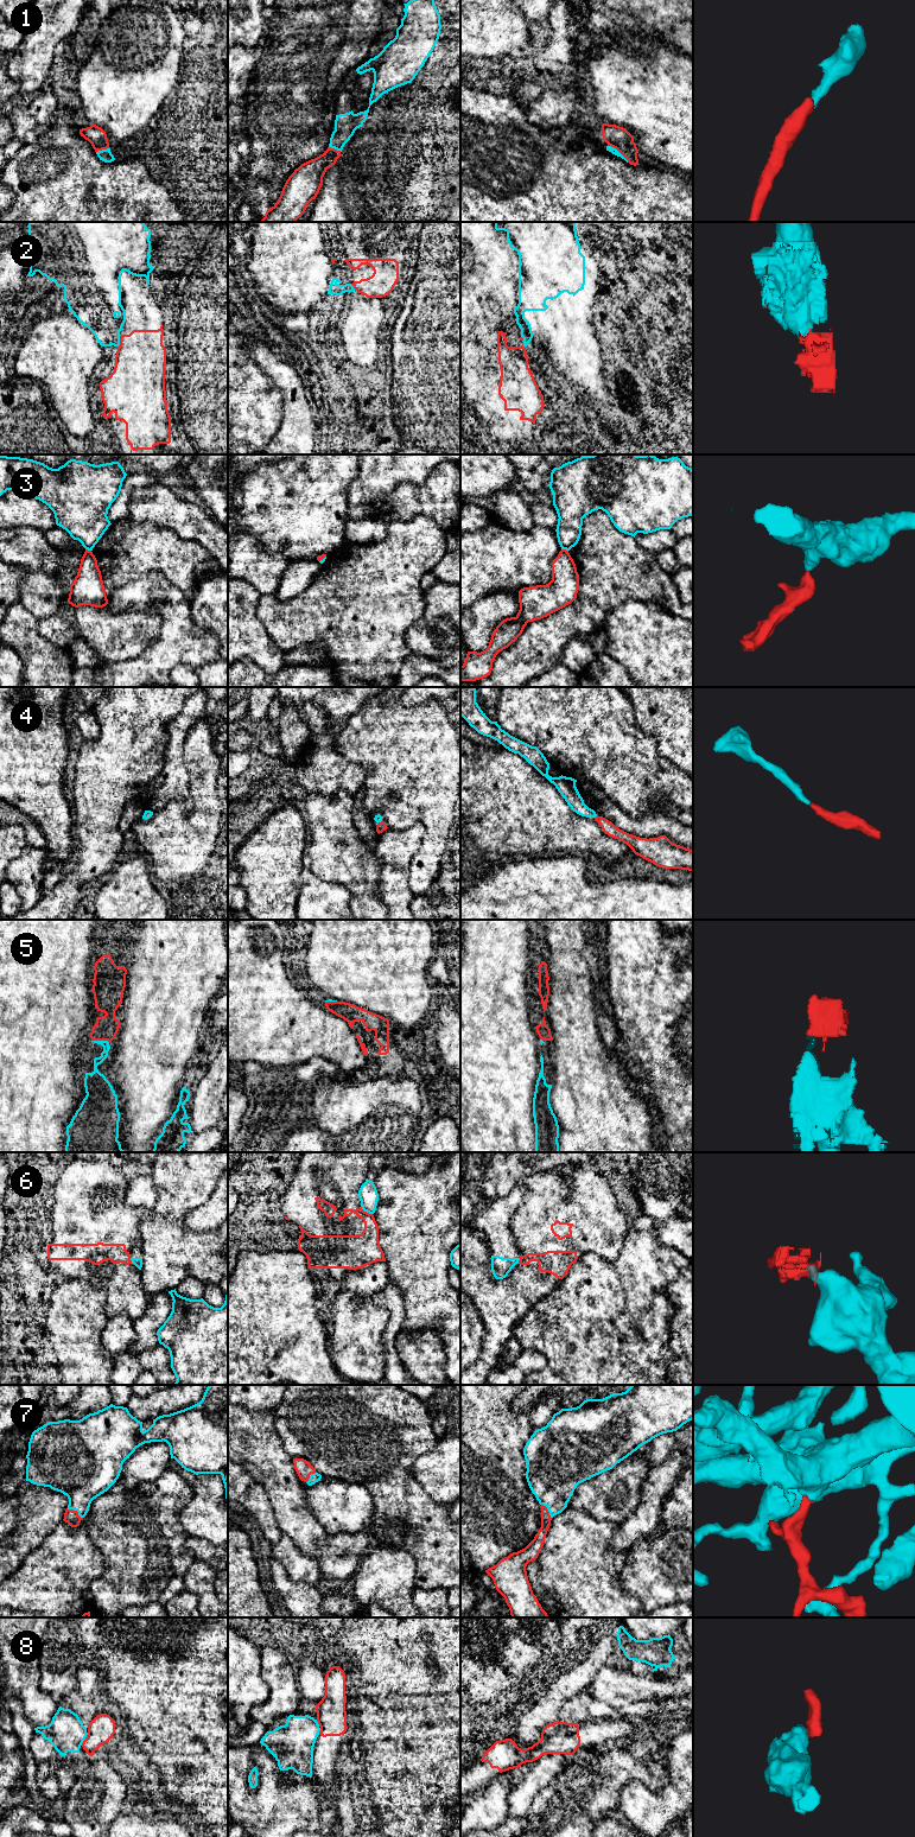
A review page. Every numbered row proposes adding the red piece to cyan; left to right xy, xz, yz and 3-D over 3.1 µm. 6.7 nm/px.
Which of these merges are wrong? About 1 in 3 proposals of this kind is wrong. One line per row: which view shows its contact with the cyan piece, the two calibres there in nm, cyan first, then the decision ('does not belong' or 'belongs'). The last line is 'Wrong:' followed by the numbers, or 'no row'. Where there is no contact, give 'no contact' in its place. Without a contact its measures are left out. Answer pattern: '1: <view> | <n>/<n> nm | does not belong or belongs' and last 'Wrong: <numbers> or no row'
1: yz | 50/150 nm | belongs
2: xy | 240/340 nm | does not belong
3: yz | 180/190 nm | does not belong
4: xz | 50/70 nm | belongs
5: xy | 80/160 nm | belongs
6: xz | 130/200 nm | does not belong
7: xy | 360/100 nm | belongs
8: xy | 260/180 nm | does not belong
Wrong: 2, 3, 6, 8

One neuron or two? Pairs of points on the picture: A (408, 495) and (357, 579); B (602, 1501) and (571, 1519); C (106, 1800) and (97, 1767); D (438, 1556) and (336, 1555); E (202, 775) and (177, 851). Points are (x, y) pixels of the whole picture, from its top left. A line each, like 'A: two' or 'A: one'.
A: two
B: two
C: one
D: two
E: one

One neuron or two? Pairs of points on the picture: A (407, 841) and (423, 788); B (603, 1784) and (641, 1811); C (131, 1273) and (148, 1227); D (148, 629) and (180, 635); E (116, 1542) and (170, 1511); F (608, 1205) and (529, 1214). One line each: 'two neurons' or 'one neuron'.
A: two neurons
B: two neurons
C: two neurons
D: two neurons
E: one neuron
F: one neuron

